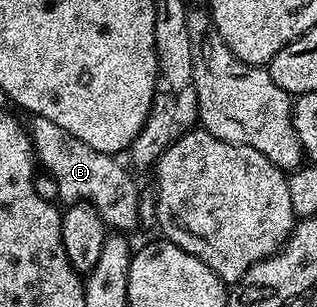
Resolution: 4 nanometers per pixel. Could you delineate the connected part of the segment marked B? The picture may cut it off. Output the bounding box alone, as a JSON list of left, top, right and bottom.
[30,117,141,231]

